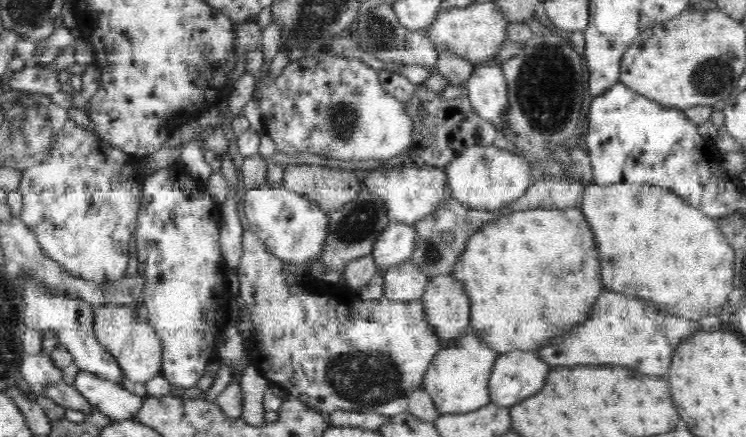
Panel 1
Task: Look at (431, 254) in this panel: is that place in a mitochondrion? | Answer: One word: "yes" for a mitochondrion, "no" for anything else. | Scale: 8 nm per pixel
yes

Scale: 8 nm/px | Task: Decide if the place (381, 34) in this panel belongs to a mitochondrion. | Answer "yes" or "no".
yes

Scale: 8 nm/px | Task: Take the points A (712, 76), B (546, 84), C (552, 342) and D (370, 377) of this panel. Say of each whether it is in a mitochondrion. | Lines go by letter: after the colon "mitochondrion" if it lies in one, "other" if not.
A: mitochondrion
B: mitochondrion
C: other
D: mitochondrion

